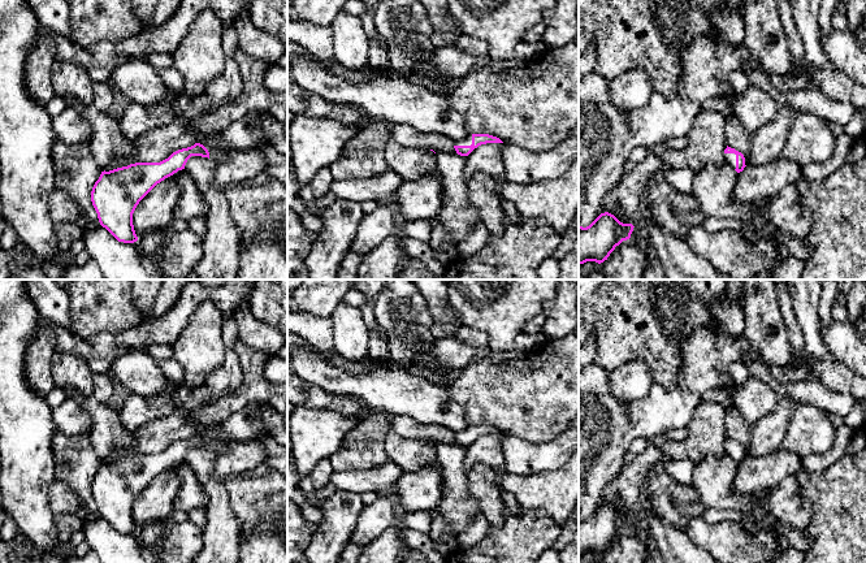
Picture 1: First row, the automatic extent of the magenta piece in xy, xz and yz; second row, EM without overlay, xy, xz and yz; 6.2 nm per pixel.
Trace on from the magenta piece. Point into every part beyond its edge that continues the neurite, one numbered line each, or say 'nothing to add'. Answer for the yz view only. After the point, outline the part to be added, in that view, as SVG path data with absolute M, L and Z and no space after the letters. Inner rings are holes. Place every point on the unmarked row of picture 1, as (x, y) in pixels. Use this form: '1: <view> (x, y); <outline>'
1: yz (728, 449); M724 445L724 452L728 454L733 460L736 460L736 446Z

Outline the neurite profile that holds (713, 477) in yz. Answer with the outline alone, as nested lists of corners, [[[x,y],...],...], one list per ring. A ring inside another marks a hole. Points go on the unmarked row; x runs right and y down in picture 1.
[[[728,455],[709,456],[697,462],[693,469],[692,486],[705,507],[733,508],[742,514],[753,514],[763,501],[752,495],[737,495],[732,491],[739,464]]]

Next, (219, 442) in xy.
[[[218,425],[203,428],[203,426],[196,426],[198,434],[203,436],[208,443],[209,443],[209,450],[215,455],[225,454],[228,451],[228,446],[233,439],[228,438],[221,428]]]

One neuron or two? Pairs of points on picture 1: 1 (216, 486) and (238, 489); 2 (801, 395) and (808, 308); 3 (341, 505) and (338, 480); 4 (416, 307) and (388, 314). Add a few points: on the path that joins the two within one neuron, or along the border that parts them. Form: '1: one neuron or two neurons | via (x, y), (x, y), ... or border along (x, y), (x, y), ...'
1: two neurons | border along (223, 477), (229, 497), (229, 507), (237, 516)
2: two neurons | border along (810, 377), (838, 393)
3: two neurons | border along (338, 489), (354, 492), (359, 496)
4: one neuron | via (410, 310), (394, 314)

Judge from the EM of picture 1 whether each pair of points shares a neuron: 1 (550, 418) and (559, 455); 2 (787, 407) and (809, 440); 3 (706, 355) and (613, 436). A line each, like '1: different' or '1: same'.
1: different
2: different
3: same

